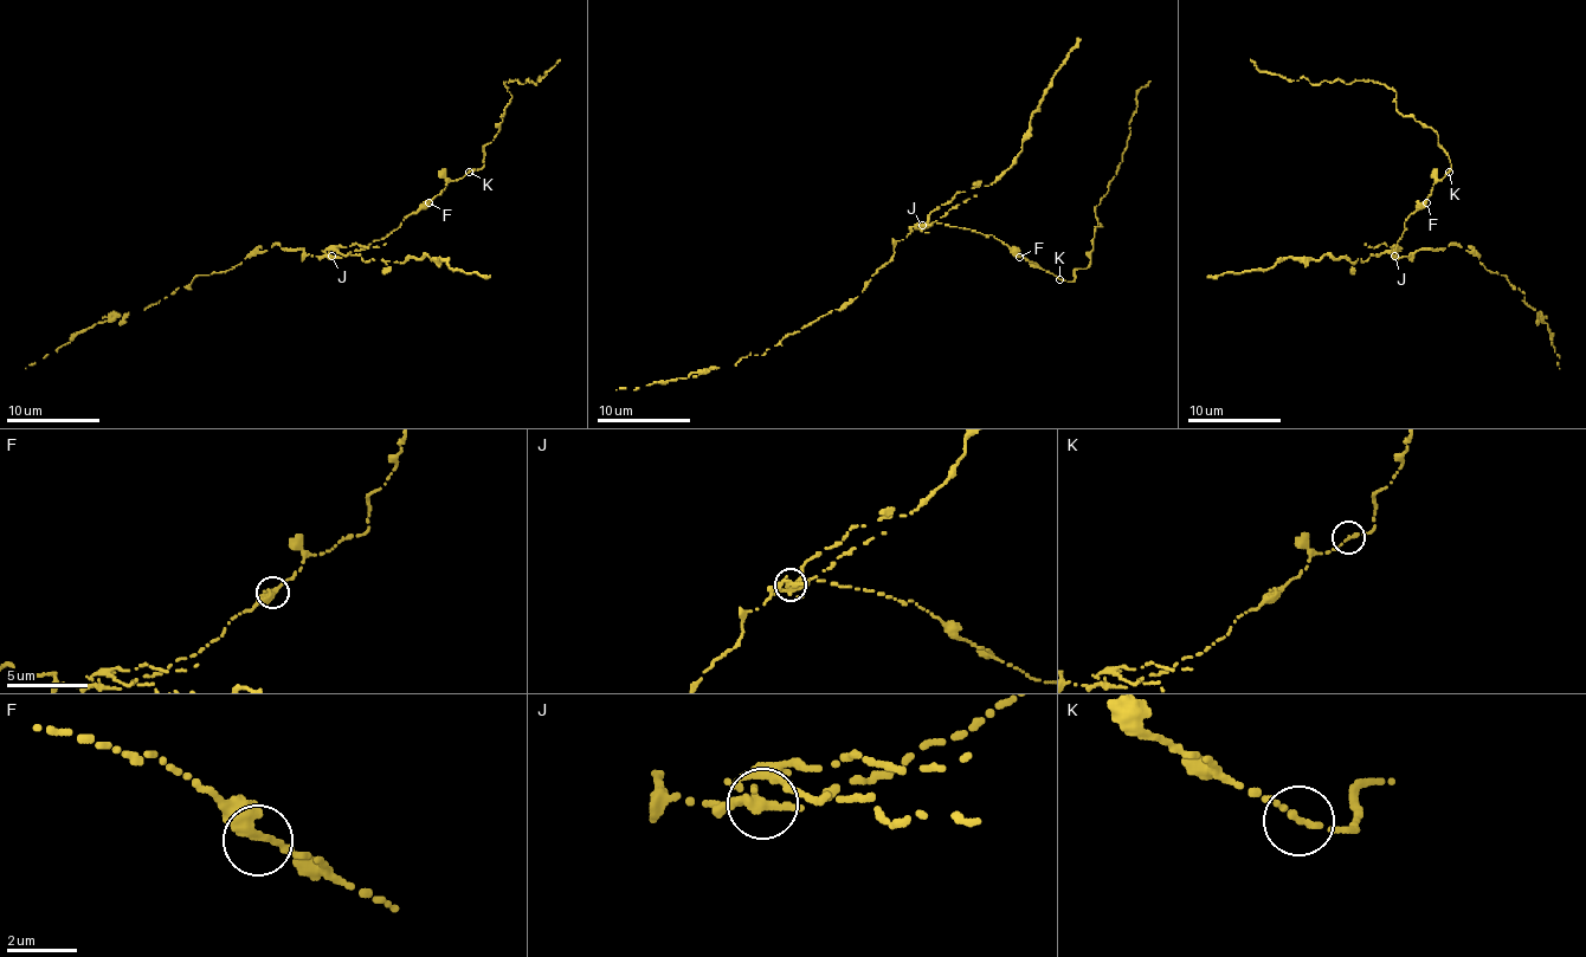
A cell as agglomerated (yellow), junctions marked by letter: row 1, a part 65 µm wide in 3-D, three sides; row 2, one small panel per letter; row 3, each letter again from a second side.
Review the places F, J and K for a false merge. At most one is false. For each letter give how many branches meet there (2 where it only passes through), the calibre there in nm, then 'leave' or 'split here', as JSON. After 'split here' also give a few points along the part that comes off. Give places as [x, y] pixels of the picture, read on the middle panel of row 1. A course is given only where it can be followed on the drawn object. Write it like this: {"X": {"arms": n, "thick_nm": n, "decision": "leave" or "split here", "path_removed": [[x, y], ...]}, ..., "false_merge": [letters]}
{"F": {"arms": 3, "thick_nm": 280, "decision": "leave"}, "J": {"arms": 3, "thick_nm": 240, "decision": "split here", "path_removed": [[921, 225], [956, 192], [991, 185], [1012, 165], [1022, 150], [1031, 115], [1080, 38]]}, "K": {"arms": 2, "thick_nm": 160, "decision": "leave"}, "false_merge": ["J"]}

